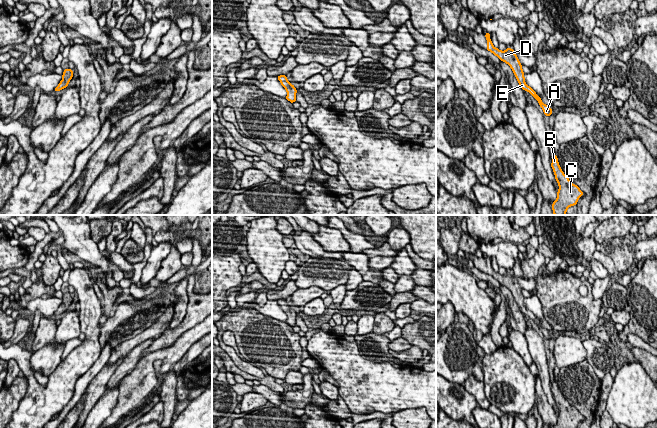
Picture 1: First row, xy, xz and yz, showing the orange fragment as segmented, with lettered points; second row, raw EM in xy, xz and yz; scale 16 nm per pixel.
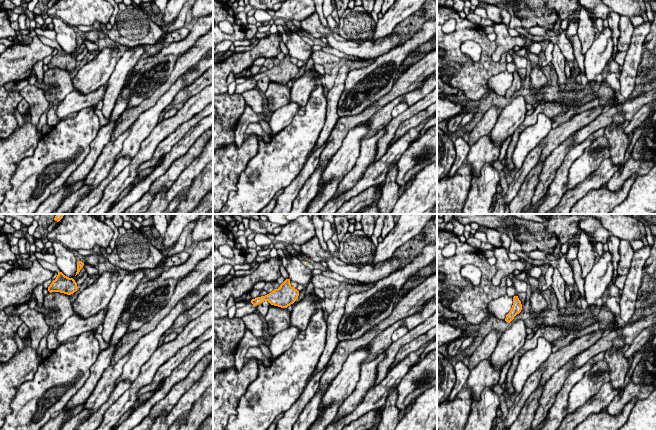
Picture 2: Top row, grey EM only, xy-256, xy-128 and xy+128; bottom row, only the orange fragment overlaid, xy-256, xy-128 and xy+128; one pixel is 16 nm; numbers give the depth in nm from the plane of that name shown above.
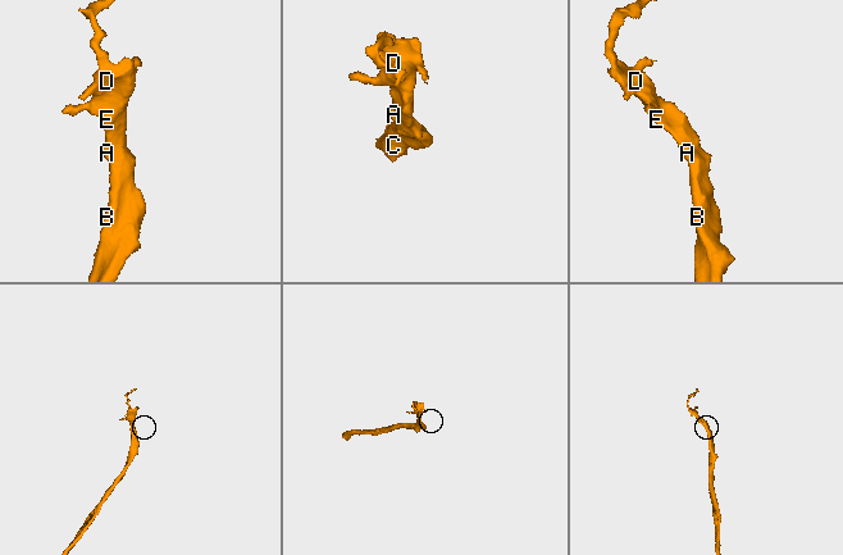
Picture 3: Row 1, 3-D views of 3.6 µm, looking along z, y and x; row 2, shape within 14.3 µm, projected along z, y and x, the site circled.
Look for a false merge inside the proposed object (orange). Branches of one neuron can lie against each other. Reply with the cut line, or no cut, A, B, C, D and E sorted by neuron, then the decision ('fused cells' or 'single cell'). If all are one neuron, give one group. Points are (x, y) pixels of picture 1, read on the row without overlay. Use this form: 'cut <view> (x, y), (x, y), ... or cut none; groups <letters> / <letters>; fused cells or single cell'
cut none; groups A B C D E; single cell

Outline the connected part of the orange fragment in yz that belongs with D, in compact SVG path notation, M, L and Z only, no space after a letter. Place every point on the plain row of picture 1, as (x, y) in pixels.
M487 256L485 258L485 261L487 264L487 273L486 274L492 276L501 285L505 286L506 288L508 288L511 291L520 311L524 315L527 314L529 316L529 318L534 320L534 322L538 325L540 331L544 335L545 340L547 340L547 341L551 340L552 333L541 325L541 322L536 318L536 316L530 310L526 309L525 302L524 302L525 298L521 291L522 288L520 287L517 279L514 277L515 276L514 273L506 272L505 275L501 275L498 272L495 272L493 270L493 267L492 267L491 263L489 262L490 261L489 256Z

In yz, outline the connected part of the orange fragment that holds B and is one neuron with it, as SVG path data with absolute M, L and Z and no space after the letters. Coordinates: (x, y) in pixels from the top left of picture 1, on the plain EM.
M555 378L552 383L551 391L559 409L557 423L553 426L553 428L577 428L578 423L583 420L583 416L564 398L559 390L558 382Z

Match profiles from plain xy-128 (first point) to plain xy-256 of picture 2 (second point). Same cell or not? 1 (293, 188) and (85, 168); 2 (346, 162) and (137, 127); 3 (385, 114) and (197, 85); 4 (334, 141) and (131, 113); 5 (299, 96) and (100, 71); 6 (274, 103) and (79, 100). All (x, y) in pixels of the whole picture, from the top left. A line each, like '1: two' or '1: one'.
1: one
2: one
3: one
4: one
5: one
6: two

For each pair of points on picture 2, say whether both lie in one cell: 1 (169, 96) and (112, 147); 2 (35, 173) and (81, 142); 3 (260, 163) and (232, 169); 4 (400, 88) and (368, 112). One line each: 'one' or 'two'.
1: two
2: one
3: two
4: two

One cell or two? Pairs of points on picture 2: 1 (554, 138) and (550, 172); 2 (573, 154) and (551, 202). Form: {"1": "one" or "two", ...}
{"1": "two", "2": "one"}

